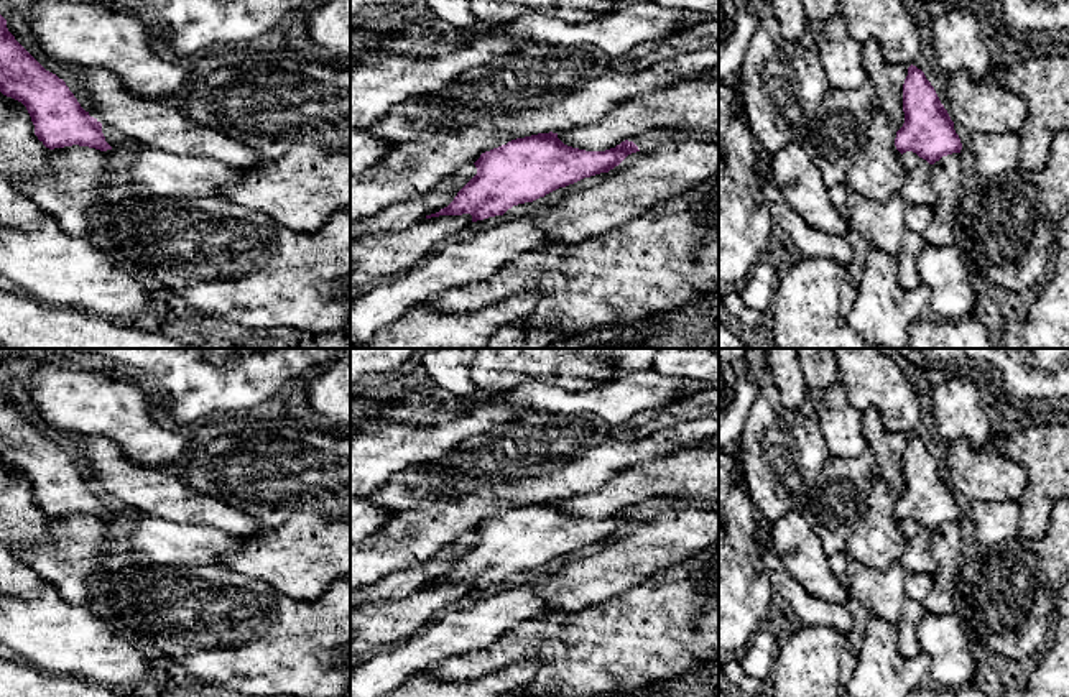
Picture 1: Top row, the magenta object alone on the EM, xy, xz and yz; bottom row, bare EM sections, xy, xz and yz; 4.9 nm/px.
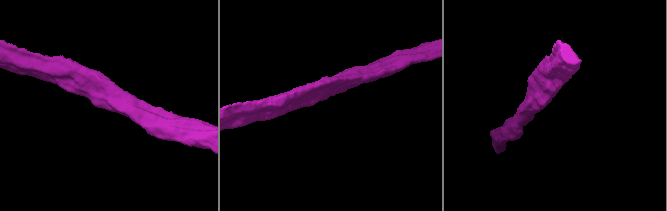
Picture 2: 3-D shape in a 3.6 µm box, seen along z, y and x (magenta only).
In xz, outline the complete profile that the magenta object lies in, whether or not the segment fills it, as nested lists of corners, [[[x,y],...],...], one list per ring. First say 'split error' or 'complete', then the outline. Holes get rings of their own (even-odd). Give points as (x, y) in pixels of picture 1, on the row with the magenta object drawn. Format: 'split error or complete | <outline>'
complete | [[[553,132],[516,138],[482,153],[474,163],[477,174],[447,207],[426,219],[470,214],[477,222],[503,215],[513,205],[609,173],[636,151],[638,146],[628,140],[605,151],[585,151],[564,145]]]

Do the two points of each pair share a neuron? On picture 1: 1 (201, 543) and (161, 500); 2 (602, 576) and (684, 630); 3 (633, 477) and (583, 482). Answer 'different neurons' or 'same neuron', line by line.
1: different neurons
2: different neurons
3: different neurons

